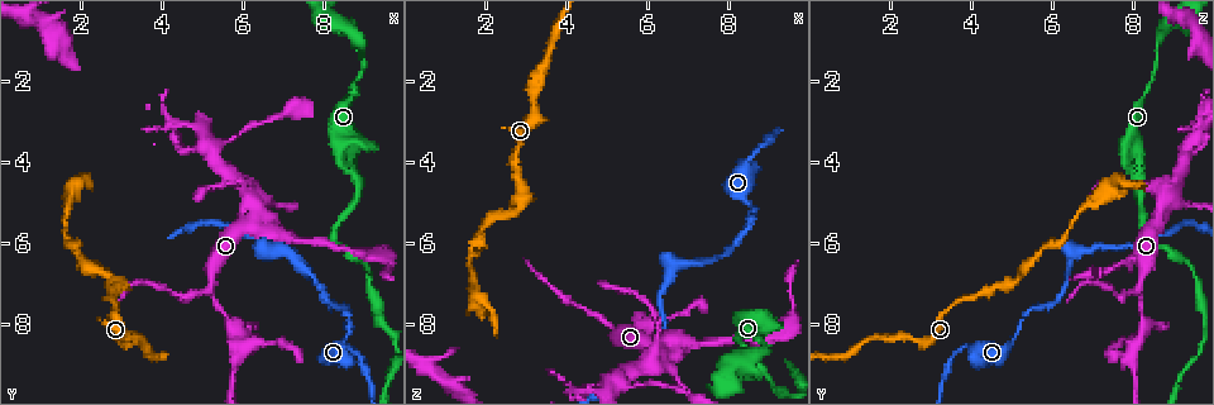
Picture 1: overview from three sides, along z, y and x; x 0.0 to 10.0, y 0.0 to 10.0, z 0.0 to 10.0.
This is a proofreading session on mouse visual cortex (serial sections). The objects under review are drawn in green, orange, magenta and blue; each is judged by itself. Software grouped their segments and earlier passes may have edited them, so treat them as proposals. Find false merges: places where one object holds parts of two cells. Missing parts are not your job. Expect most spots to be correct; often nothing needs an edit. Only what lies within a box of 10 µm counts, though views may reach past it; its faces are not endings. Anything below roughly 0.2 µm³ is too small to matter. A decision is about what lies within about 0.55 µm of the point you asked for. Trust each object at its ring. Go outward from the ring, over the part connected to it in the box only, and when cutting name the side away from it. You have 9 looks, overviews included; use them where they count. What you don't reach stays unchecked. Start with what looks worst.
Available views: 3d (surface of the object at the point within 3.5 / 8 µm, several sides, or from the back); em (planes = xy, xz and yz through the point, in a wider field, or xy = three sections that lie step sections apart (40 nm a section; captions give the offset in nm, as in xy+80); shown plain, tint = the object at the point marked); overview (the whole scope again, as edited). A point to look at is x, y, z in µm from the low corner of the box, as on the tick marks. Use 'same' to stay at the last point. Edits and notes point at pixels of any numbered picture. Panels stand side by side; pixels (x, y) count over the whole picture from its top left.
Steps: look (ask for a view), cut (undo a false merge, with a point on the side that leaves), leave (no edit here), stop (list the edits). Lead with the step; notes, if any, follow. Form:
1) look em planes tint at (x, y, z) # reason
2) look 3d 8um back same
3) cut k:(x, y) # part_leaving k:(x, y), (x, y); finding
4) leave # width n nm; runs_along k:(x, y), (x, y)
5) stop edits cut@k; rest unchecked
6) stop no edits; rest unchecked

look 3d 8um back at (2.80, 6.90, 5.25) # sharp bend

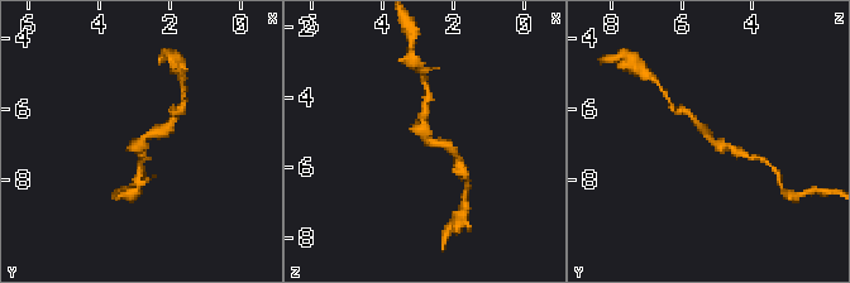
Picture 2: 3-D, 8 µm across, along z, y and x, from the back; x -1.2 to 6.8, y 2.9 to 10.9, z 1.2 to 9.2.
look em xy step 5 tint same # arm_widths 250, 250 nm

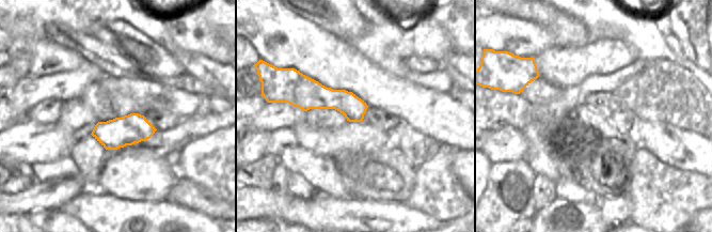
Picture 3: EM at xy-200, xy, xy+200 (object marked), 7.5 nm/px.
leave # width 180 nm; runs_along 2:(424, 106), (424, 139), (453, 152); all the same cell

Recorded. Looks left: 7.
look 3d 3.5um at (8.80, 4.05, 8.20) # a narrow waist

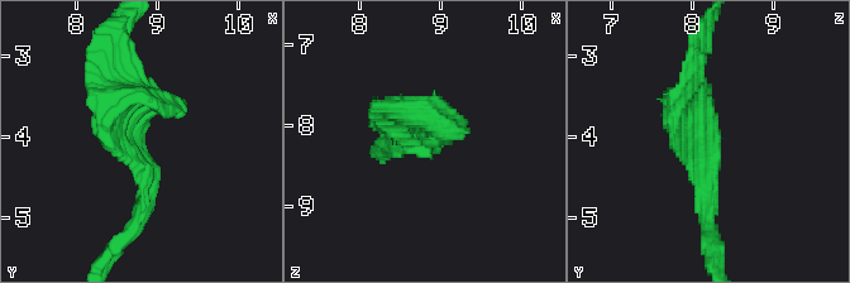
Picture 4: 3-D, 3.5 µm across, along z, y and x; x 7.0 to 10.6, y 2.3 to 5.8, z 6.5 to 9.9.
look em xy step 2 tint at (8.75, 4.05, 8.25) # need the tissue

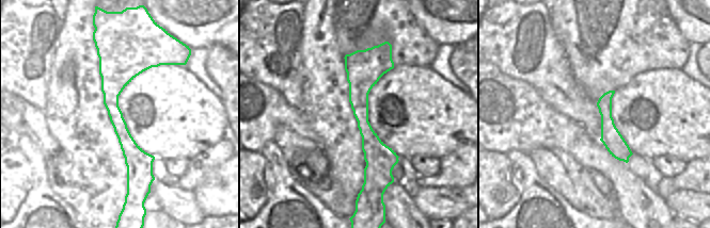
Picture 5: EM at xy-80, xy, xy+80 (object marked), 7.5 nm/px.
leave # arm_widths 200, 250 nm; runs_along 4:(110, 68), (149, 168), (138, 219); one cell here

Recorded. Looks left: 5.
look 3d 8um at (5.85, 8.35, 8.10) # sharp bend

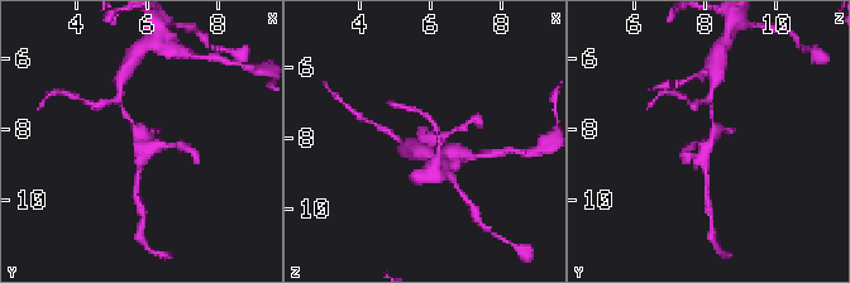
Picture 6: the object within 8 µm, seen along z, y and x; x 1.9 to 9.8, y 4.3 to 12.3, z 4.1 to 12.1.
look 3d 3.5um same

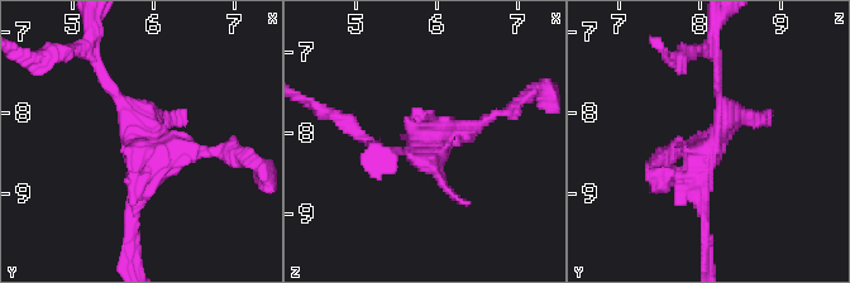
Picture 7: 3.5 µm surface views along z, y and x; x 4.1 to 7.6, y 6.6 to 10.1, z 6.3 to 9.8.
leave # runs_along 7:(105, 77), (152, 154), (218, 154); all the same cell

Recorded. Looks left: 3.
look 3d 3.5um back at (5.35, 3.70, 9.30) # two arms in line, one across

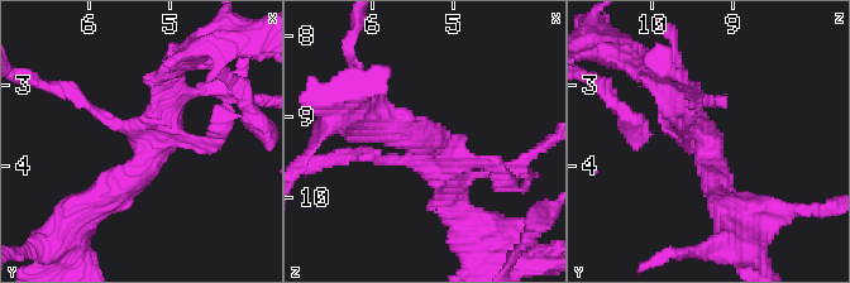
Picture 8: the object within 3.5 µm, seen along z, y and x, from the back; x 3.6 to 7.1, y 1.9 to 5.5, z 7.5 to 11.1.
look em xy step 2 tint at (5.30, 3.70, 9.30)

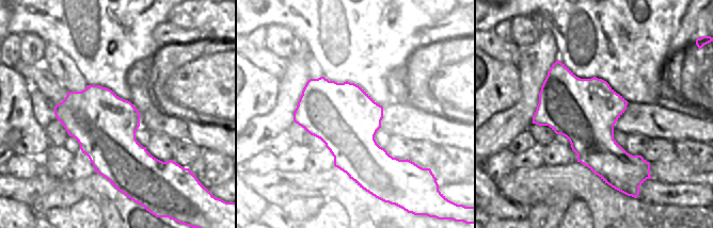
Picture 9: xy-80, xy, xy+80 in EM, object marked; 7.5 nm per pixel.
leave # width 500 nm; runs_along 8:(99, 209), (191, 92); all the same cell

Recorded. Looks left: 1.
stop no edits; rest unchecked

